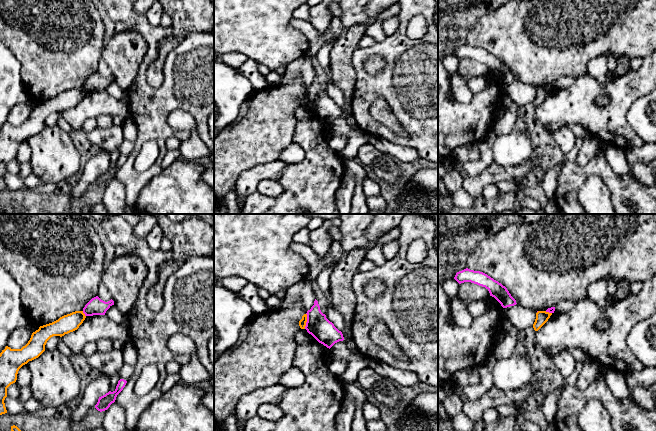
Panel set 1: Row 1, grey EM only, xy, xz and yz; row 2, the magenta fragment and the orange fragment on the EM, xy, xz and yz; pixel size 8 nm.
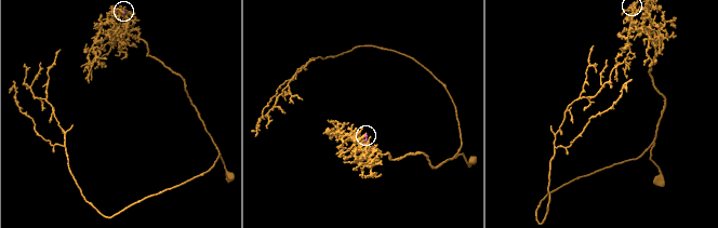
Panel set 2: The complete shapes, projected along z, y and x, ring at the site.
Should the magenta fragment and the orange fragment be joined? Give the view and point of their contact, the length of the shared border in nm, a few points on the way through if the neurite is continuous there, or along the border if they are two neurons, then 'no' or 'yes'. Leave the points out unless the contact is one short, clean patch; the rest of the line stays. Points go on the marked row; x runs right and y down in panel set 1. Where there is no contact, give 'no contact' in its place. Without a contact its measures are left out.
contact xz (307, 321); length 130 nm; border xz (306, 313), (306, 325), (304, 328); no

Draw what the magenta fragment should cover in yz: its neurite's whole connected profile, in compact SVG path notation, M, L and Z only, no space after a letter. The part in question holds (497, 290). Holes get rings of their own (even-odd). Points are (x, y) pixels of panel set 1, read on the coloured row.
M466 268L462 271L457 272L454 279L459 284L464 282L471 282L485 287L489 291L490 296L494 297L503 308L517 304L516 300L511 296L505 286L483 272Z

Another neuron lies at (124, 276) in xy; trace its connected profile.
M129 252L113 259L104 270L101 281L110 291L114 305L123 314L127 315L136 302L146 274L146 263Z

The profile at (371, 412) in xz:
M367 401L363 405L363 417L366 422L376 420L381 417L380 410L378 406L374 405L373 403Z

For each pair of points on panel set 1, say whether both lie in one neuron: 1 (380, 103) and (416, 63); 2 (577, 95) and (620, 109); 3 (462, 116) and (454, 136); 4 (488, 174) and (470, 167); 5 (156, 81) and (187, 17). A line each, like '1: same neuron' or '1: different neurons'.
1: different neurons
2: same neuron
3: same neuron
4: different neurons
5: same neuron

